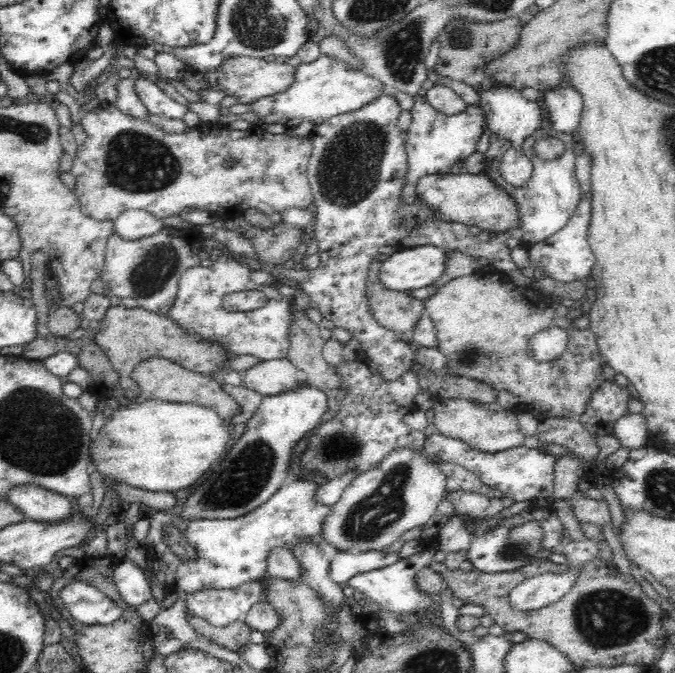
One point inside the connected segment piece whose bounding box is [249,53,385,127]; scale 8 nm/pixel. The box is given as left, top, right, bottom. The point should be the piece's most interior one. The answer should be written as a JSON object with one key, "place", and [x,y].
{"place":[327,87]}

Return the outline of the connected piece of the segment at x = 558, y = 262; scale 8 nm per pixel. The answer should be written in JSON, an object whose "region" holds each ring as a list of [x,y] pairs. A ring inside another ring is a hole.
{"region":[[[590,192],[581,195],[578,208],[566,223],[566,226],[555,232],[546,240],[532,243],[528,248],[530,266],[542,268],[546,277],[560,282],[589,281],[592,267],[595,263],[595,254],[588,242],[587,228],[590,224],[591,206]]]}

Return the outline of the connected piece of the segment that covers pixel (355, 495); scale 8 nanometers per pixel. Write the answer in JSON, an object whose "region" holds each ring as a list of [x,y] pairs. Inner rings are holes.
{"region":[[[396,448],[368,471],[354,475],[322,524],[322,539],[338,552],[380,551],[416,526],[430,523],[446,492],[446,475],[426,454]]]}

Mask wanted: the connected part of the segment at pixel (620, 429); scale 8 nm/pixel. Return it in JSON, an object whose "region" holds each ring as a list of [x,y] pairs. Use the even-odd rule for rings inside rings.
{"region":[[[637,409],[622,415],[614,423],[613,436],[618,439],[621,448],[627,448],[629,451],[648,447],[650,434],[645,416],[642,416]]]}

